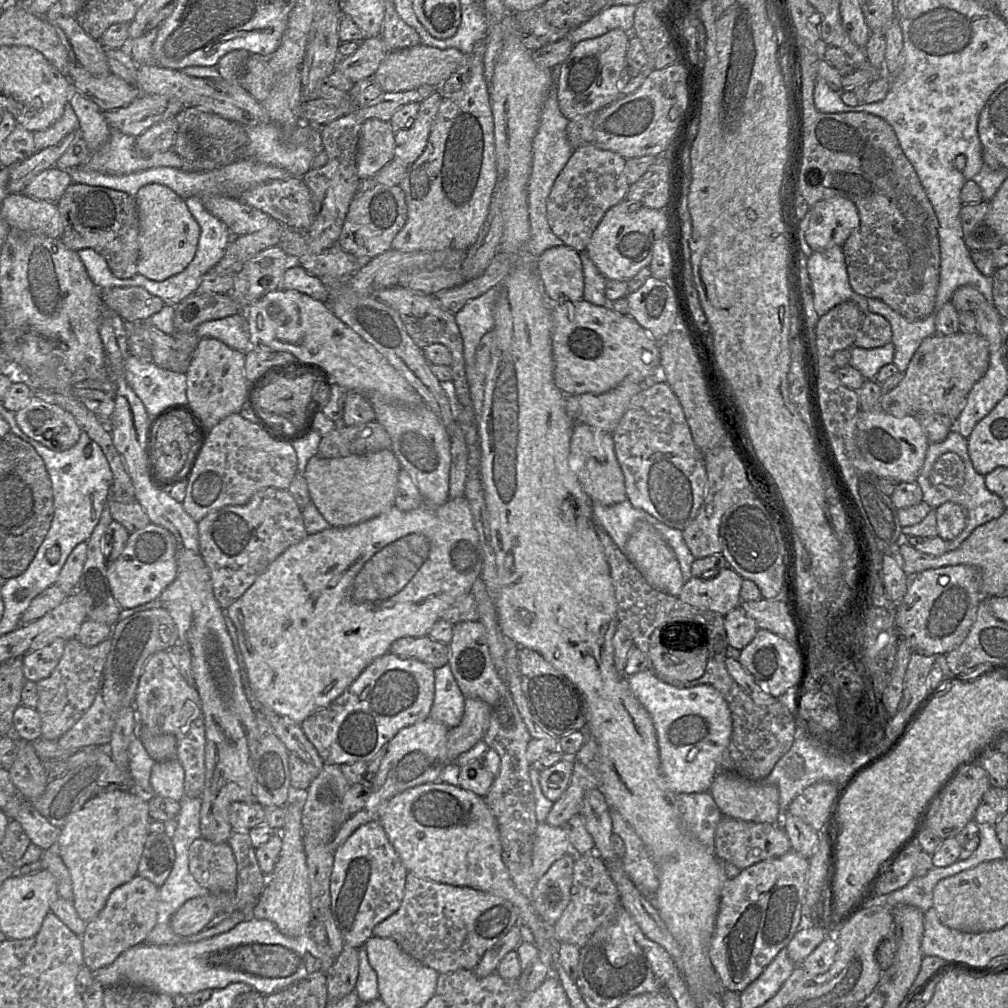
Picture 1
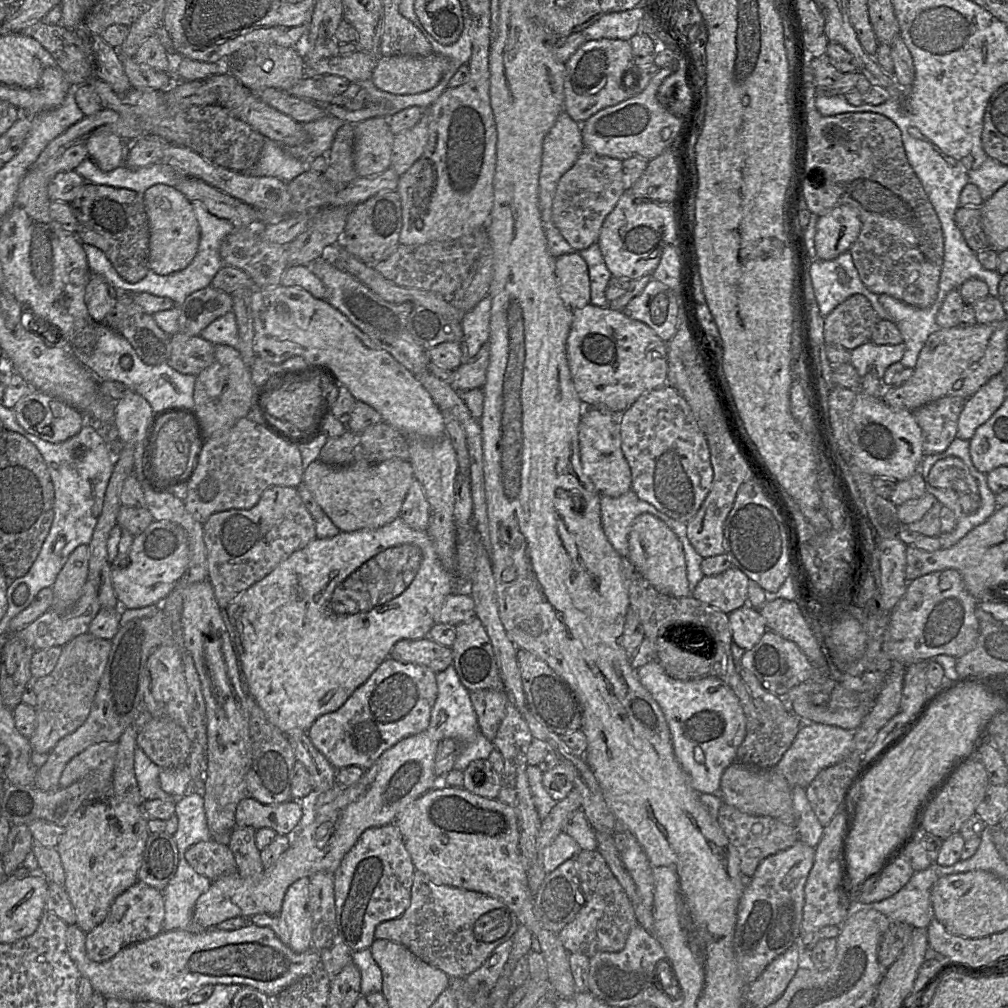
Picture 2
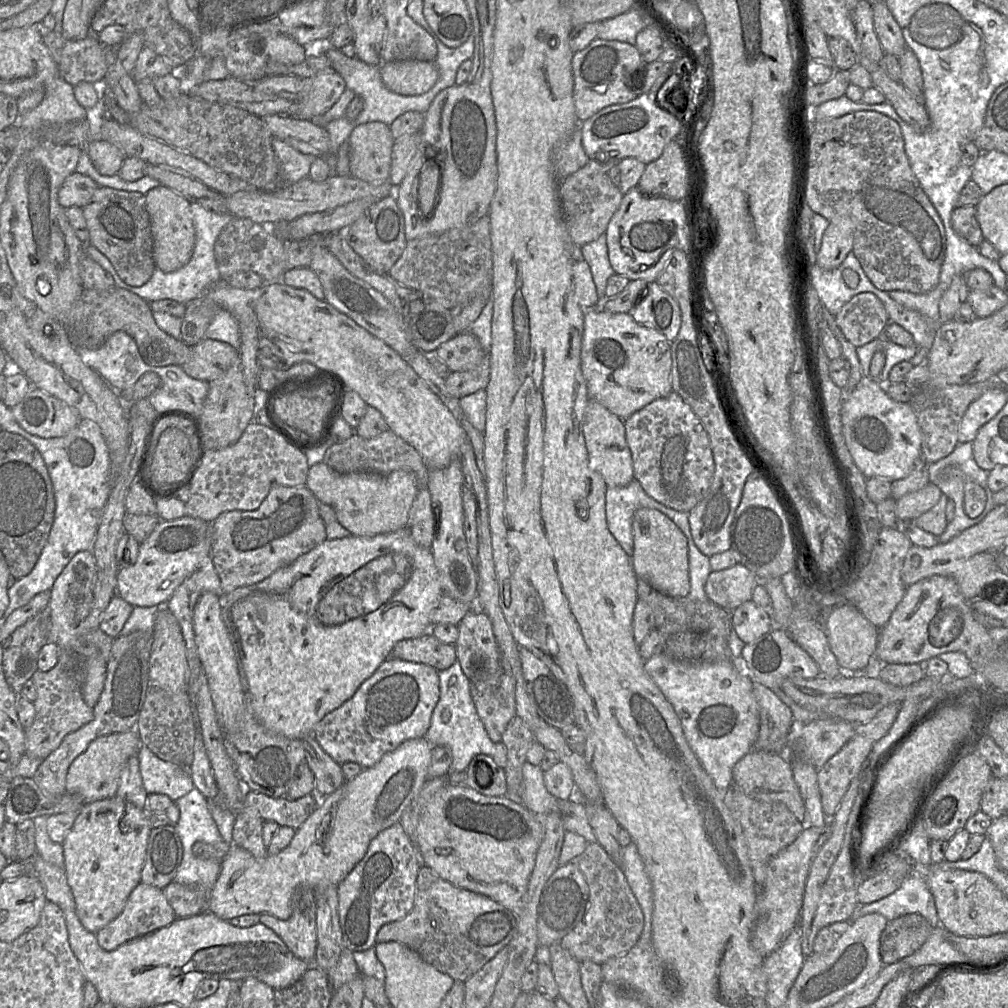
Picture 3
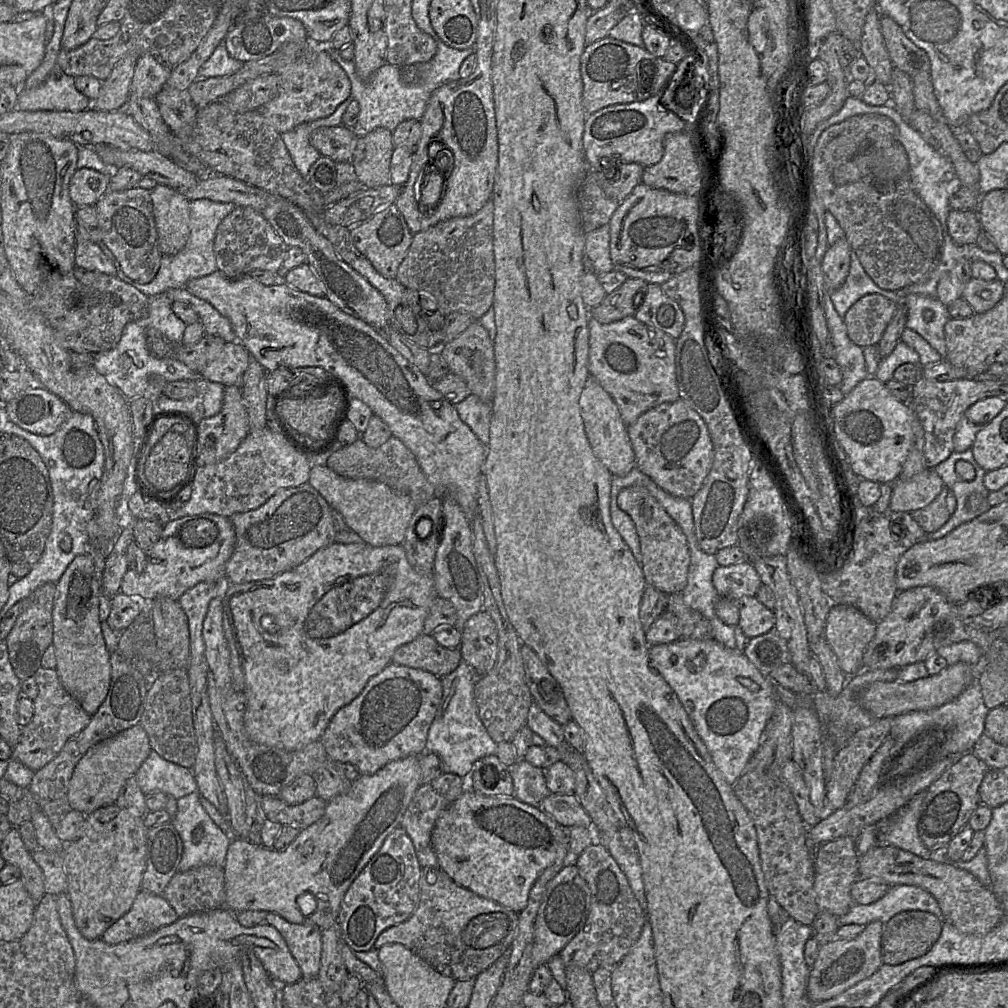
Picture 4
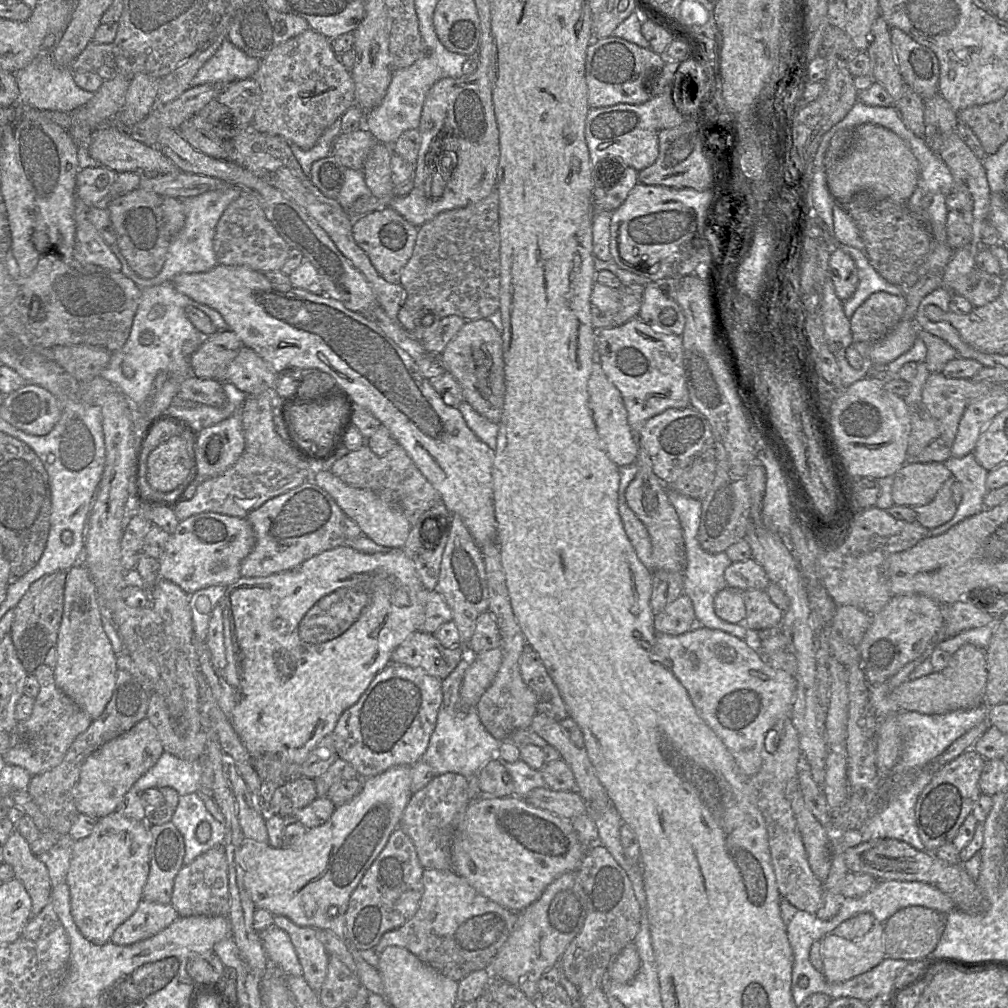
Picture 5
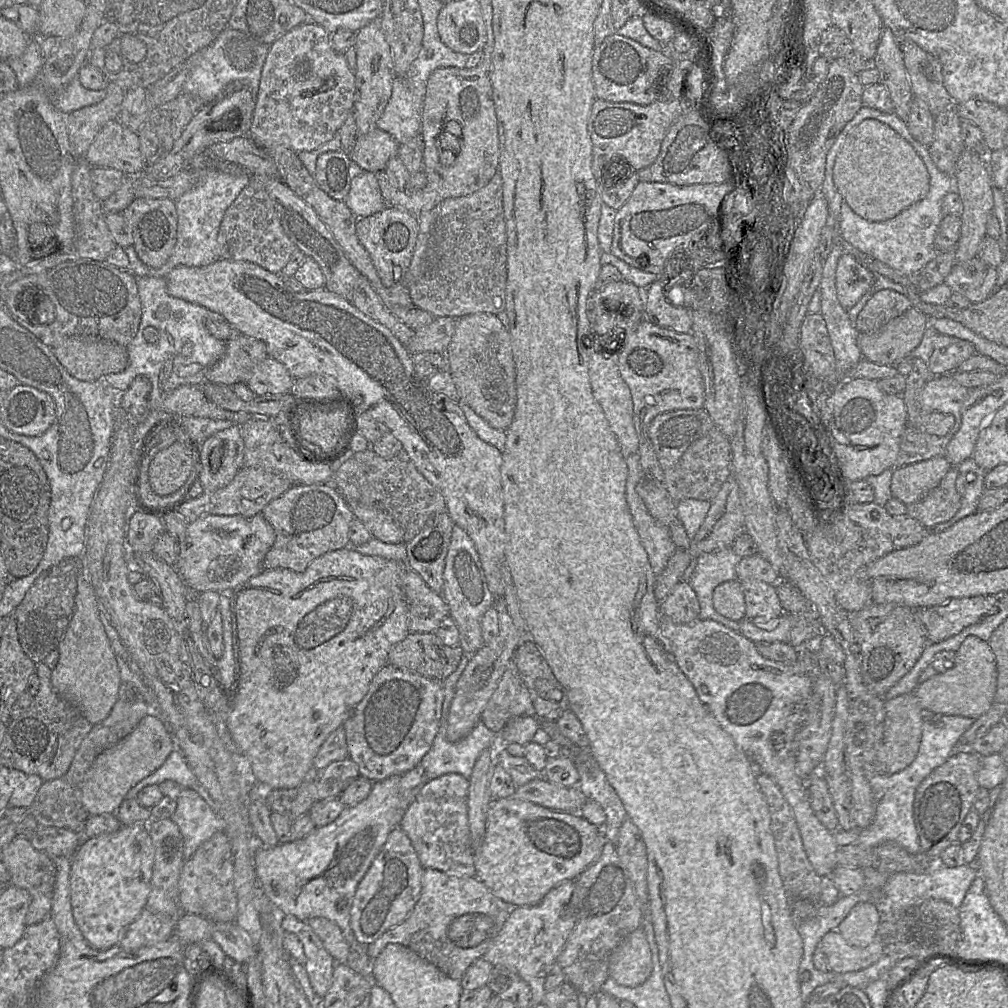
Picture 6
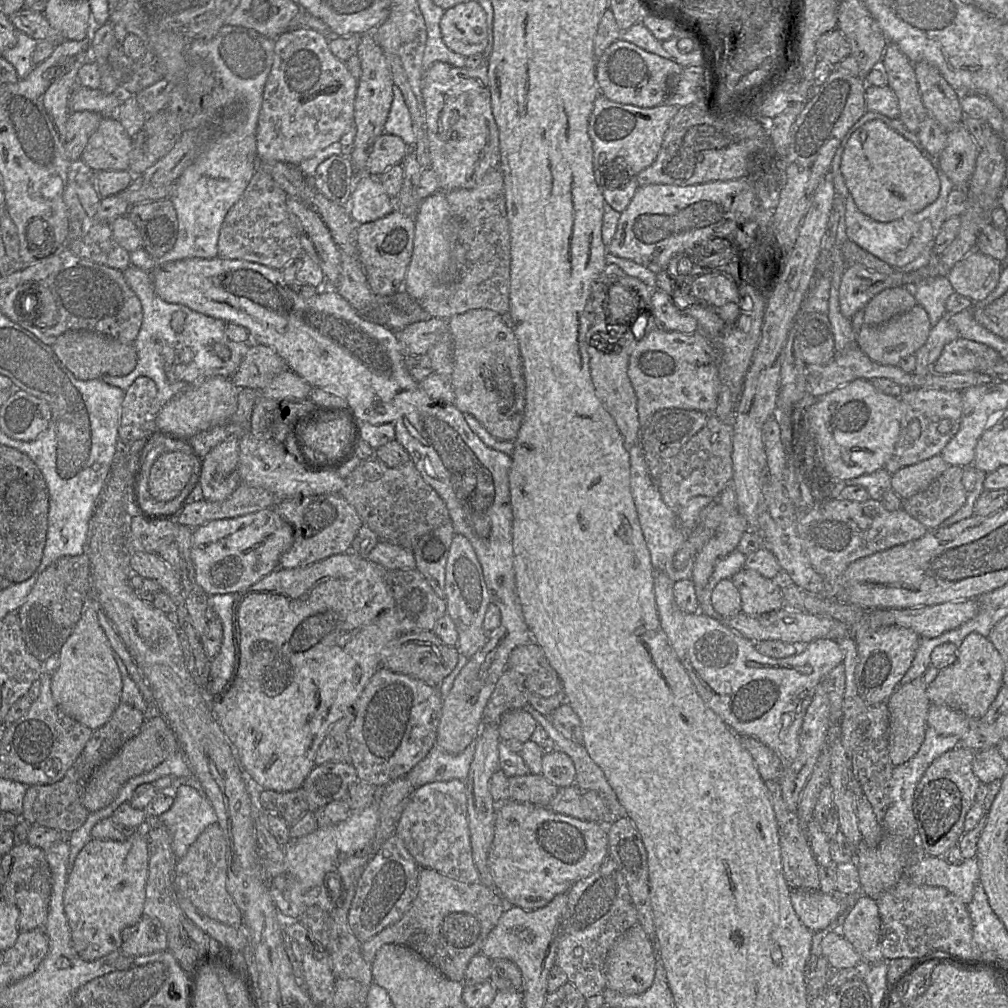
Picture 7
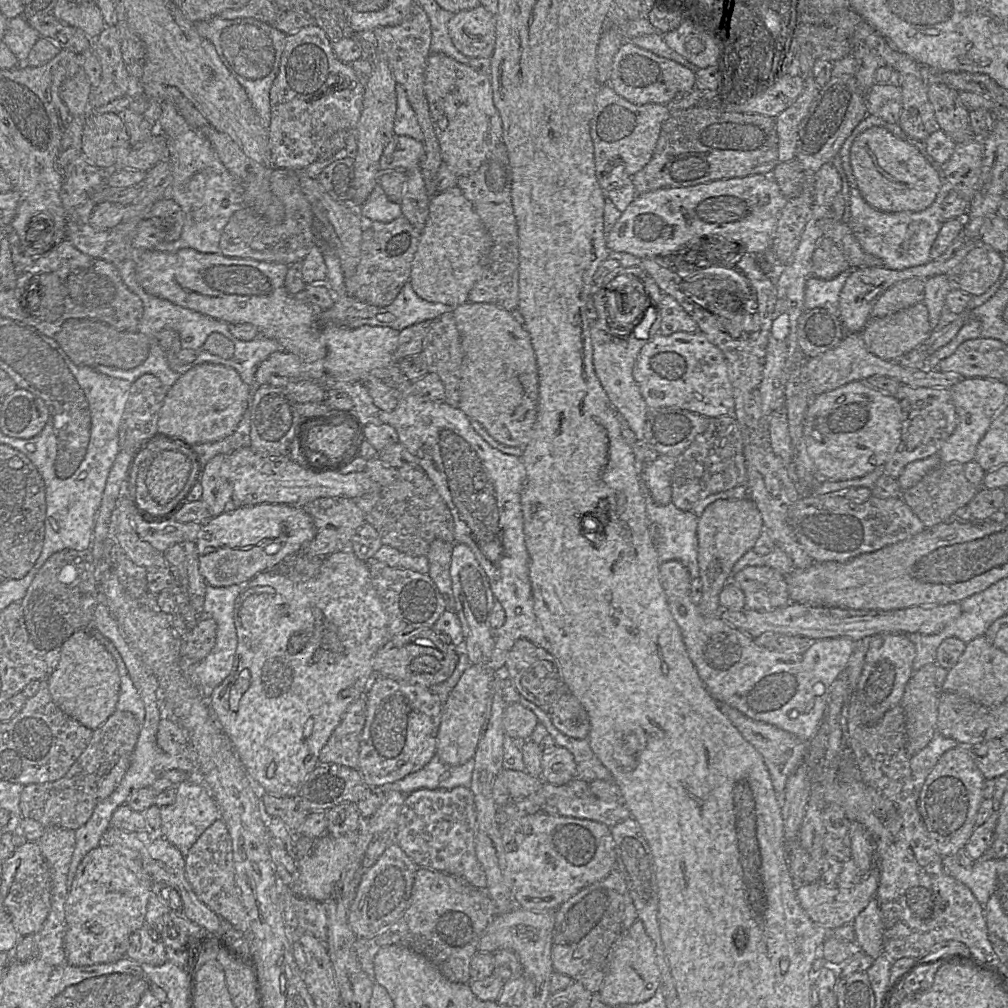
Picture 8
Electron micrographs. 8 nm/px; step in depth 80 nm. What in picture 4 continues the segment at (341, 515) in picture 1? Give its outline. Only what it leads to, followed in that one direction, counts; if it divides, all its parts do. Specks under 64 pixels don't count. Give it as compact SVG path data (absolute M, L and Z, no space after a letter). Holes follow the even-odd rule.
M327 465L313 466L308 482L332 508L342 514L348 528L357 533L364 542L381 547L401 545L404 541L406 530L417 509L417 505L408 495L375 480L345 478Z

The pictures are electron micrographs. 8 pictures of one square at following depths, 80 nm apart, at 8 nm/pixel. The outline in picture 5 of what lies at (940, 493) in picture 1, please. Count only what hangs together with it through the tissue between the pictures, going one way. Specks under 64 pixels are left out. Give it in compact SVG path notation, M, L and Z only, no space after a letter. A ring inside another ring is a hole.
M973 453L962 458L950 457L944 465L962 484L962 498L953 518L941 526L930 529L928 537L939 536L964 519L985 509L984 498L988 492L986 478L989 472L977 463Z

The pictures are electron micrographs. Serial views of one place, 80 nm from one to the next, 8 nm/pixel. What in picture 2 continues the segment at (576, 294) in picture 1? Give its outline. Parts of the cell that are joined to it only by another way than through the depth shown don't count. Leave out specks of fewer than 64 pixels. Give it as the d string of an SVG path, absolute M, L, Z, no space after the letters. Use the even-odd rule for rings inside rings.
M576 251L555 259L555 275L559 295L572 309L590 304L591 290L588 268L585 260Z

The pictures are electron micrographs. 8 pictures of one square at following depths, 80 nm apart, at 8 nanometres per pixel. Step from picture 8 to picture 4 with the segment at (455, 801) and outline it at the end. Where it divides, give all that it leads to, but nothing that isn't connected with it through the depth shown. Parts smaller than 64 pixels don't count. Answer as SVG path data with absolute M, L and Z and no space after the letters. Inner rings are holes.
M443 773L431 782L420 785L406 809L401 827L411 838L421 867L438 867L436 854L431 845L431 834L438 817L446 810L465 790L465 779L453 773Z

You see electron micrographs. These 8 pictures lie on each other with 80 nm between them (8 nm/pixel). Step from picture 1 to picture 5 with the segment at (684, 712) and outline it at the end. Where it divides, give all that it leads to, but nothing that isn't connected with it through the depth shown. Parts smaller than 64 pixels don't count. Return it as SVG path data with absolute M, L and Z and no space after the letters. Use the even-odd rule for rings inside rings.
M696 626L681 635L656 634L656 637L656 654L671 661L673 674L686 688L699 716L723 741L742 773L748 777L756 774L762 766L767 732L780 719L791 719L796 677L783 670L774 670L764 662L750 640L737 638L721 630Z

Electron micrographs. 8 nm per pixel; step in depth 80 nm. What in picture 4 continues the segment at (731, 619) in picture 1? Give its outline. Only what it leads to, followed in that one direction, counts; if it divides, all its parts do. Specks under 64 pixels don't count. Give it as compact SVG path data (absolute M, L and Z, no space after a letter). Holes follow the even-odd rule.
M743 596L737 600L739 608L738 627L747 639L751 639L772 630L775 626L775 614L755 596Z

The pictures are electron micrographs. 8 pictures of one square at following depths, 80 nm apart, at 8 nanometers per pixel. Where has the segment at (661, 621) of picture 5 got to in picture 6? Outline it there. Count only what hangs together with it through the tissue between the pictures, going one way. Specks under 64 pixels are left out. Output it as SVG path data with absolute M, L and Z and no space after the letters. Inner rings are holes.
M680 581L660 603L660 611L676 624L689 624L698 619L699 603L689 581Z

